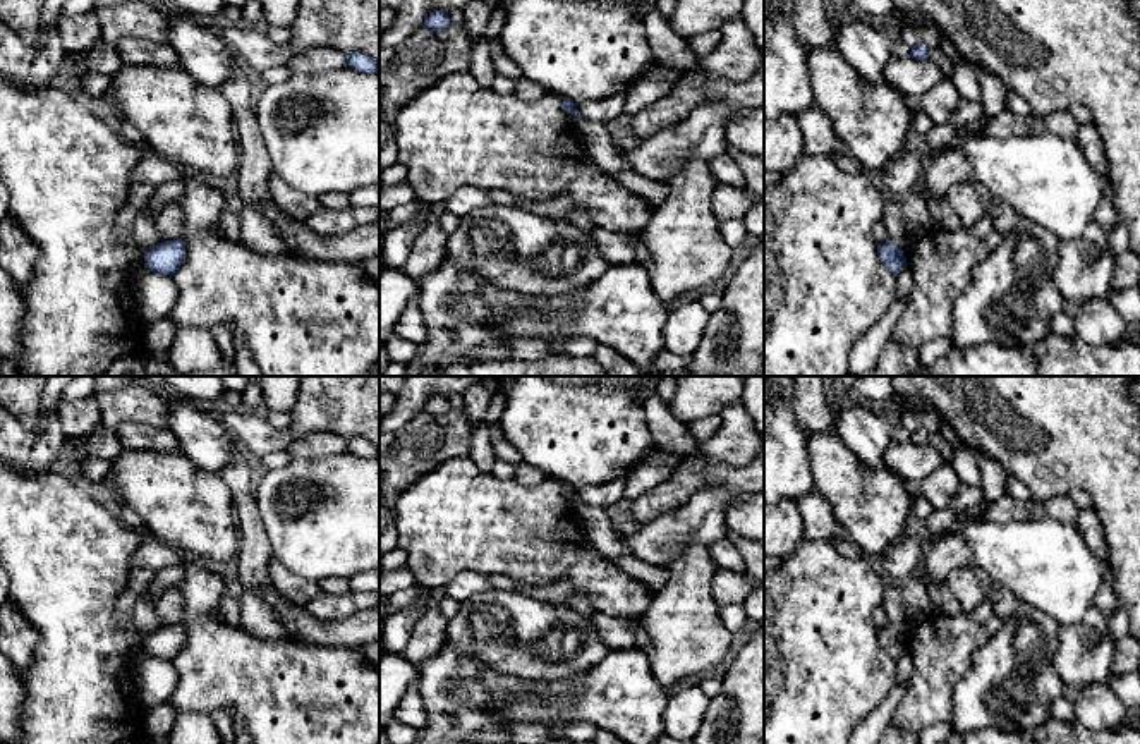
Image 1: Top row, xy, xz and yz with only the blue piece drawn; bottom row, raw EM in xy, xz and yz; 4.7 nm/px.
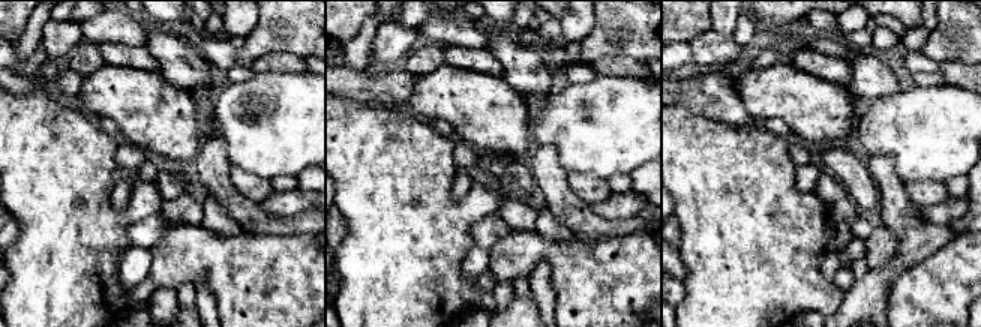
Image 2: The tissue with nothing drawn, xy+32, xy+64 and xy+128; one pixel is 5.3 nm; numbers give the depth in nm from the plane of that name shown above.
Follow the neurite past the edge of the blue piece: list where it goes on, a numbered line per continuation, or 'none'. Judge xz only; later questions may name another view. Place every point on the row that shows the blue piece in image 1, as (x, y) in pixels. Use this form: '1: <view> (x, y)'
none

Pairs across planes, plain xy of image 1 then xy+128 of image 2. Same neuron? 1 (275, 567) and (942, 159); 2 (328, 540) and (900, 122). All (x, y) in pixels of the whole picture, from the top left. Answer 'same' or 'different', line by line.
1: different
2: same

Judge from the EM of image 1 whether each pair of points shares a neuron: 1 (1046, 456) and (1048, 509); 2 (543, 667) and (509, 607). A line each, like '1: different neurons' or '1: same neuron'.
1: different neurons
2: same neuron

